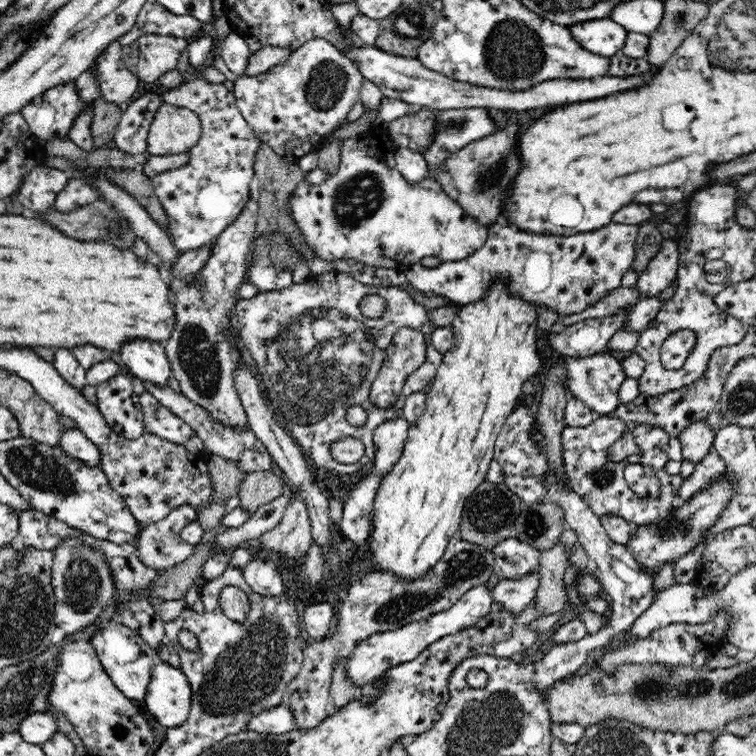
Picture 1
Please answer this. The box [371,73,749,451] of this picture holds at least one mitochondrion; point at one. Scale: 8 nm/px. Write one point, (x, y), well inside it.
(488, 177)

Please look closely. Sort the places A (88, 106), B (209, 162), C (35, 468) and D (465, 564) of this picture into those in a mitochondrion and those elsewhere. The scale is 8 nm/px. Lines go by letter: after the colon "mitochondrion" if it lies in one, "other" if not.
A: other
B: mitochondrion
C: mitochondrion
D: mitochondrion

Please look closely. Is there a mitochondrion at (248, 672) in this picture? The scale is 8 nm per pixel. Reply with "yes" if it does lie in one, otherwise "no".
yes

